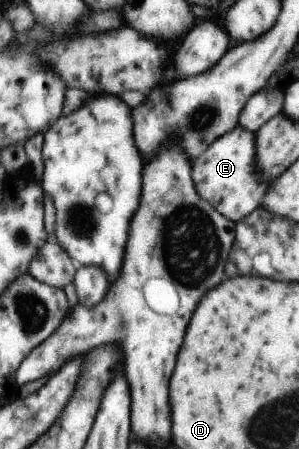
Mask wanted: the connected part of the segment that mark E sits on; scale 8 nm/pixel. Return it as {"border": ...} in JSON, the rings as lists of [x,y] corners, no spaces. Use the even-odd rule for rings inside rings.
{"border":[[[236,126],[232,132],[224,134],[218,142],[210,144],[194,162],[192,178],[196,190],[202,198],[206,198],[220,214],[238,222],[246,218],[254,209],[261,206],[266,189],[272,181],[260,181],[257,174],[256,134],[244,127]]]}

